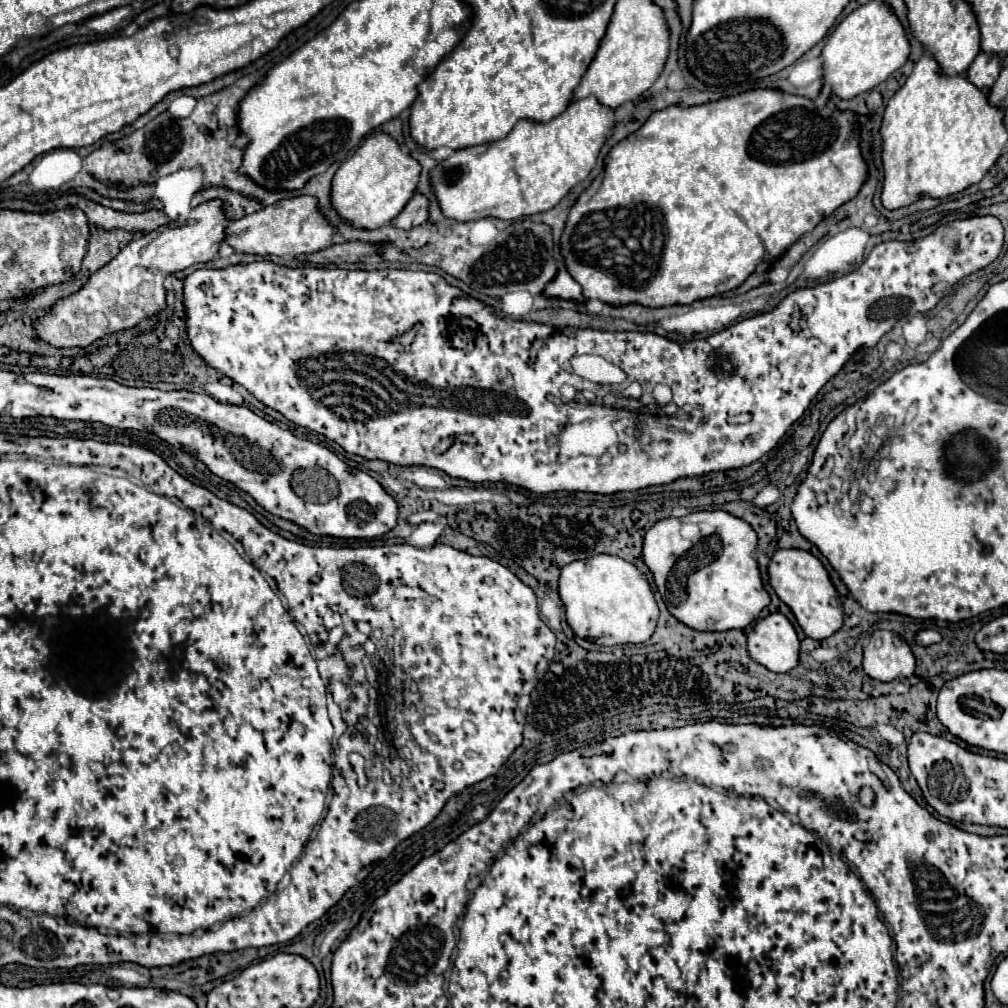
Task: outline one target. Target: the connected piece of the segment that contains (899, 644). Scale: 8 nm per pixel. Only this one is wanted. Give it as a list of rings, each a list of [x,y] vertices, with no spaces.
[[[876,630],[864,648],[864,670],[878,682],[910,678],[914,674],[912,650],[898,634]]]

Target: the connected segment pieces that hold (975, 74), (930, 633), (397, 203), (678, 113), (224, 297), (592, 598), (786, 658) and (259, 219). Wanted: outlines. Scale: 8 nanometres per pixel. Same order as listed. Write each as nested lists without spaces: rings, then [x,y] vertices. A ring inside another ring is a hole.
[[[980,52],[974,60],[974,64],[970,64],[966,74],[968,74],[968,82],[972,82],[974,86],[978,86],[980,90],[986,92],[1000,74],[1000,58]]]
[[[918,630],[916,644],[920,644],[920,646],[932,646],[936,642],[940,642],[940,634],[936,630]]]
[[[376,132],[368,136],[354,156],[342,162],[336,170],[330,188],[330,202],[350,228],[376,230],[400,214],[416,190],[418,178],[420,164],[408,154],[402,154],[400,146],[388,134]]]
[[[748,90],[700,106],[688,106],[688,108],[670,106],[666,110],[654,112],[638,132],[626,136],[608,152],[602,172],[578,196],[576,204],[572,206],[566,228],[560,236],[560,254],[564,258],[564,266],[568,274],[582,286],[584,298],[590,300],[596,298],[612,306],[640,304],[640,306],[660,308],[672,304],[692,304],[694,300],[712,298],[738,288],[754,272],[758,264],[780,258],[800,236],[812,232],[814,226],[824,216],[832,214],[838,206],[852,200],[862,188],[862,184],[866,182],[868,168],[860,154],[858,138],[854,134],[848,136],[848,128],[852,132],[852,116],[854,116],[852,112],[840,112],[832,104],[816,112],[812,100],[778,90]]]
[[[976,216],[966,220],[954,220],[948,224],[942,224],[934,234],[916,240],[916,242],[884,242],[872,248],[872,254],[868,254],[866,262],[840,278],[834,278],[830,282],[818,284],[814,288],[802,288],[792,294],[788,294],[774,310],[756,314],[752,318],[744,318],[730,328],[724,328],[722,332],[716,332],[708,338],[692,340],[692,342],[674,342],[668,338],[662,338],[652,332],[600,332],[600,330],[582,330],[582,328],[564,328],[554,330],[546,324],[534,324],[534,322],[516,322],[516,320],[504,320],[496,318],[492,310],[472,298],[468,298],[462,290],[446,284],[438,274],[432,272],[412,272],[412,270],[342,270],[342,268],[284,268],[272,262],[252,262],[252,264],[236,264],[228,266],[224,270],[208,270],[198,268],[190,276],[184,278],[184,304],[188,308],[188,338],[192,342],[192,348],[206,360],[210,368],[216,368],[224,376],[232,378],[234,382],[242,384],[250,394],[254,394],[262,404],[266,404],[272,410],[278,410],[282,416],[286,416],[290,422],[304,426],[308,430],[320,432],[326,438],[338,442],[346,452],[358,454],[368,460],[386,460],[400,466],[432,466],[448,476],[464,478],[468,482],[510,482],[516,486],[522,486],[530,492],[548,494],[548,492],[596,492],[596,494],[614,494],[614,492],[626,492],[626,490],[640,490],[646,486],[656,484],[670,484],[678,478],[686,476],[702,476],[708,472],[720,472],[720,470],[732,470],[742,468],[758,458],[762,458],[766,452],[770,452],[780,438],[786,434],[786,430],[806,412],[812,398],[818,394],[818,390],[834,376],[838,370],[850,360],[850,356],[864,346],[876,346],[878,340],[888,334],[896,322],[910,314],[924,314],[930,312],[962,278],[986,268],[992,264],[998,254],[1002,252],[1004,244],[1004,228],[998,218],[994,216]],[[794,310],[802,310],[800,330],[794,332],[790,328]],[[414,324],[422,324],[414,342],[404,346],[400,342],[394,342],[394,338],[406,334]],[[576,354],[598,354],[618,366],[622,366],[624,356],[624,368],[628,382],[640,382],[640,384],[656,384],[664,382],[672,388],[674,396],[680,396],[680,402],[694,404],[702,410],[702,418],[672,418],[670,424],[666,424],[666,416],[642,416],[642,414],[629,414],[623,409],[609,408],[604,405],[584,405],[584,416],[579,416],[579,408],[561,409],[563,405],[560,396],[562,384],[574,384],[574,372],[570,368],[570,358]],[[440,444],[448,444],[446,450],[438,450]]]
[[[596,554],[590,560],[576,560],[564,566],[558,592],[572,630],[600,646],[642,644],[656,630],[660,608],[650,582],[634,564],[620,556]]]
[[[774,612],[758,620],[750,630],[748,652],[758,664],[784,674],[798,664],[800,640],[792,622],[784,614]]]
[[[298,196],[290,200],[280,200],[272,206],[266,206],[250,216],[234,220],[226,228],[224,244],[240,254],[258,254],[258,256],[300,256],[312,254],[332,244],[334,228],[318,212],[318,202],[312,196]]]

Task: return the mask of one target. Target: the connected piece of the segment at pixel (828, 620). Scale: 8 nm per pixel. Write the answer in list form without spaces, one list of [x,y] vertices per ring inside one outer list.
[[[794,548],[778,550],[768,564],[768,574],[770,574],[770,584],[774,592],[784,604],[790,606],[798,624],[806,632],[806,636],[814,640],[824,640],[842,628],[844,610],[842,610],[840,594],[834,588],[828,570],[822,566],[822,562],[814,554],[806,550],[794,550]]]

